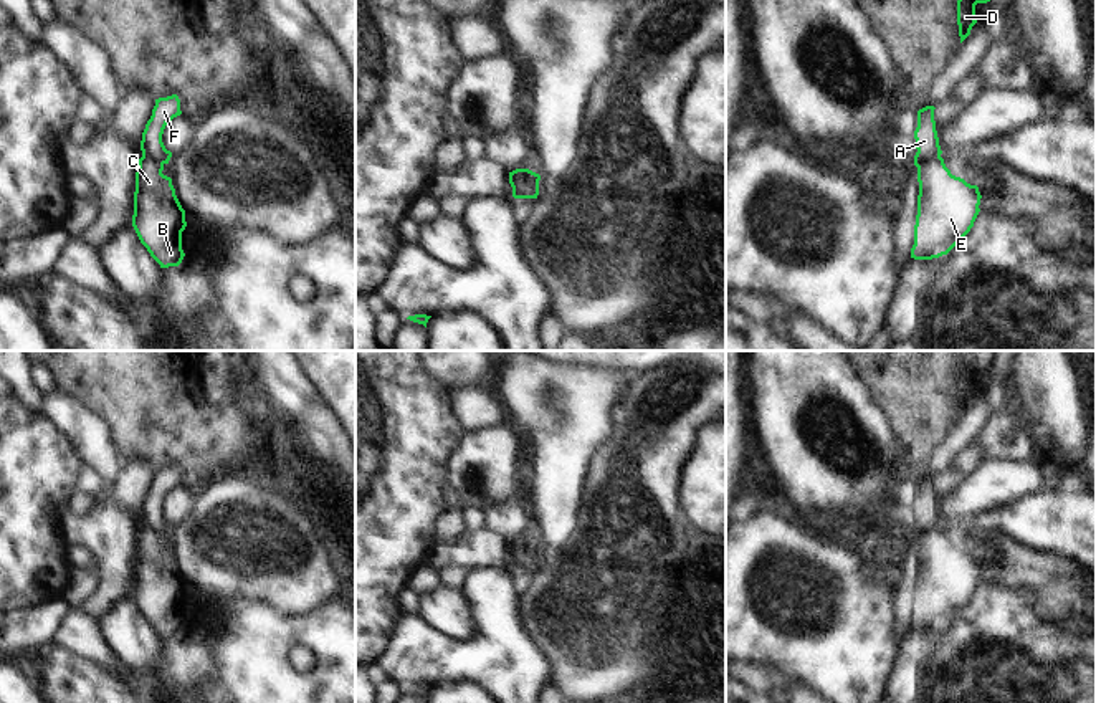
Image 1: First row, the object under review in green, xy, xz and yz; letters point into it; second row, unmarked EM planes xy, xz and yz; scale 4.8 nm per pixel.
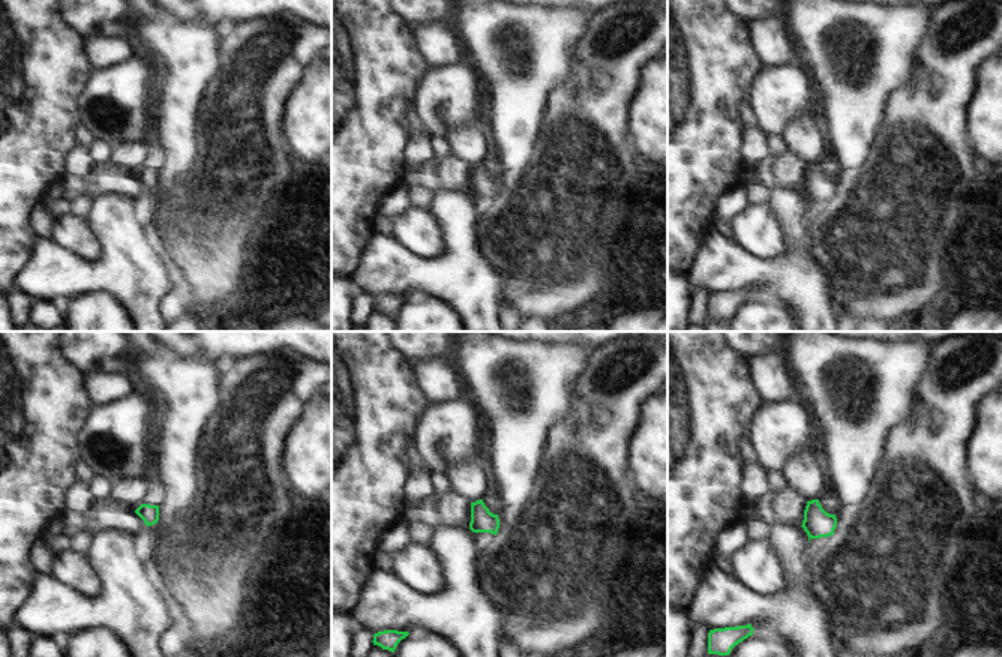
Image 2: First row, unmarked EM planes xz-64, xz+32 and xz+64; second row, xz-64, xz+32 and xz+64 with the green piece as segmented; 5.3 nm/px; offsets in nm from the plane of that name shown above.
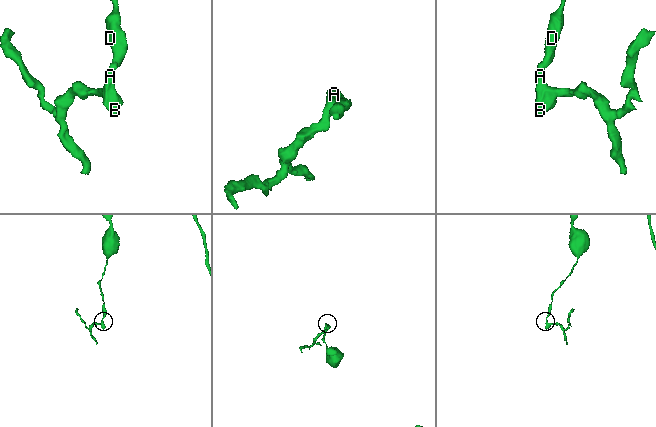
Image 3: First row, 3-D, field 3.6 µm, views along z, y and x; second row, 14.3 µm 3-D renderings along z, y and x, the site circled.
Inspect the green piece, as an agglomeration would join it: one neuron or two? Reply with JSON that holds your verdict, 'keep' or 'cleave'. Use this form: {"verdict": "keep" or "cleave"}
{"verdict": "cleave"}

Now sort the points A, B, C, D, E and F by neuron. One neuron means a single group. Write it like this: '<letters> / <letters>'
A D F / B C E

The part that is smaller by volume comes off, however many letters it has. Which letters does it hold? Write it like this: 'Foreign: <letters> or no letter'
Foreign: B, C, E

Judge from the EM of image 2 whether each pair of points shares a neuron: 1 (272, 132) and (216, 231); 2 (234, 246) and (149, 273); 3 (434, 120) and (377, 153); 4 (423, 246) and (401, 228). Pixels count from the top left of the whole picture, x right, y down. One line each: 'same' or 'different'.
1: same
2: different
3: different
4: same

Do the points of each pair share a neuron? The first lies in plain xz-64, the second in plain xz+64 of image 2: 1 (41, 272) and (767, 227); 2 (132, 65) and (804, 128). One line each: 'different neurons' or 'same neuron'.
1: different neurons
2: different neurons

